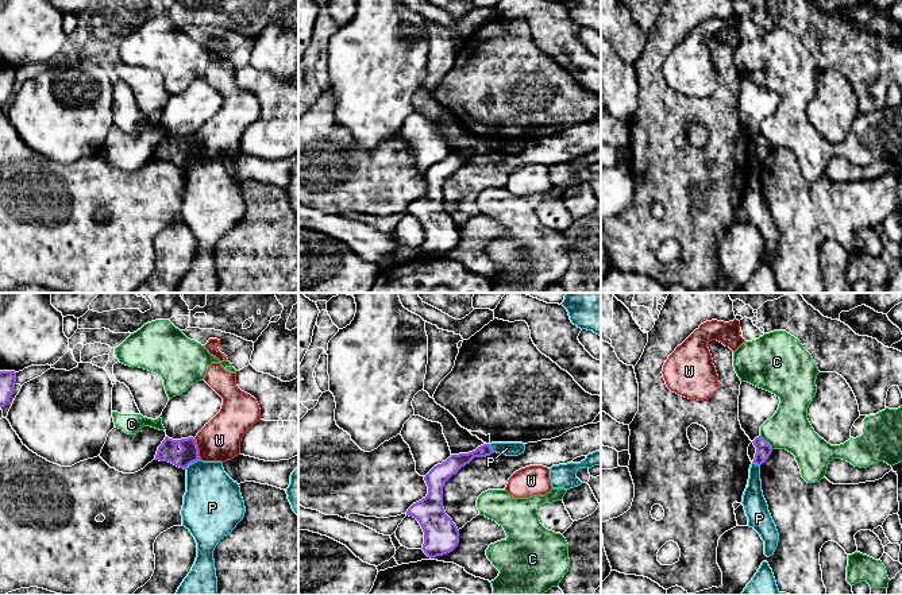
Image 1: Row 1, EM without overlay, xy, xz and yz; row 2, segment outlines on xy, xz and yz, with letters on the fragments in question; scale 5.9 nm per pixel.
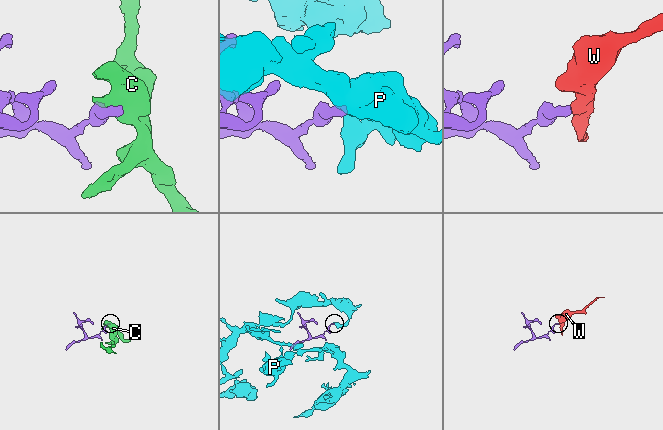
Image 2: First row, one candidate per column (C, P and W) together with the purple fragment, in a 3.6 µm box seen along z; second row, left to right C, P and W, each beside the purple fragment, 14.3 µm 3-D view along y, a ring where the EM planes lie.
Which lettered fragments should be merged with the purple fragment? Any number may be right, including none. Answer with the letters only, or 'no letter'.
no letter

